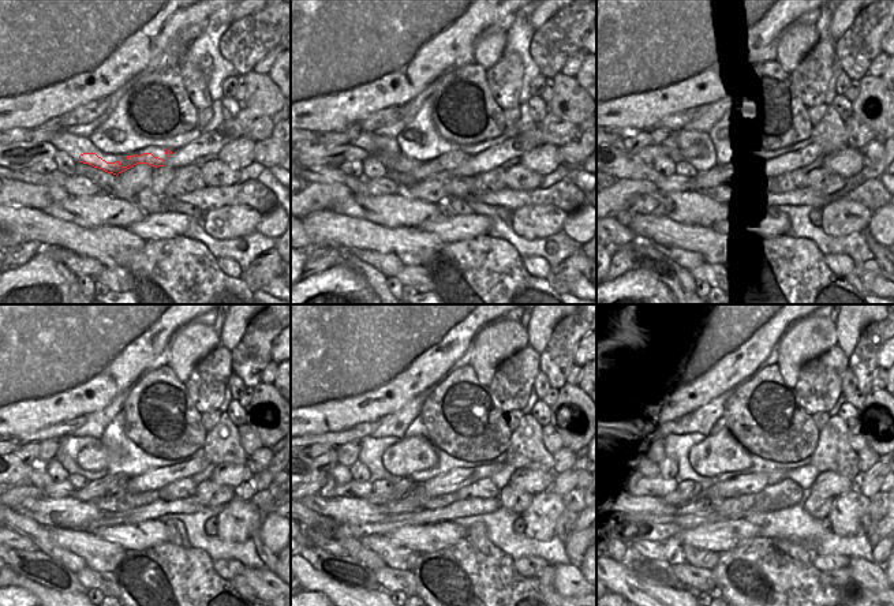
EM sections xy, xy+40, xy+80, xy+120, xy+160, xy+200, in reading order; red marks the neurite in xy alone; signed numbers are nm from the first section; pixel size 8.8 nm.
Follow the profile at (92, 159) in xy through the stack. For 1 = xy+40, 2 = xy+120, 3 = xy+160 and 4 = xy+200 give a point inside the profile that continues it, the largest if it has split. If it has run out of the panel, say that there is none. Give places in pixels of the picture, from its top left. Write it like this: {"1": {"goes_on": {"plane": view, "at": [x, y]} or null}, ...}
{"1": {"goes_on": {"plane": "xy+40", "at": [399, 163]}}, "2": {"goes_on": {"plane": "xy+120", "at": [93, 489]}}, "3": {"goes_on": {"plane": "xy+160", "at": [401, 487]}}, "4": {"goes_on": {"plane": "xy+200", "at": [674, 498]}}}

